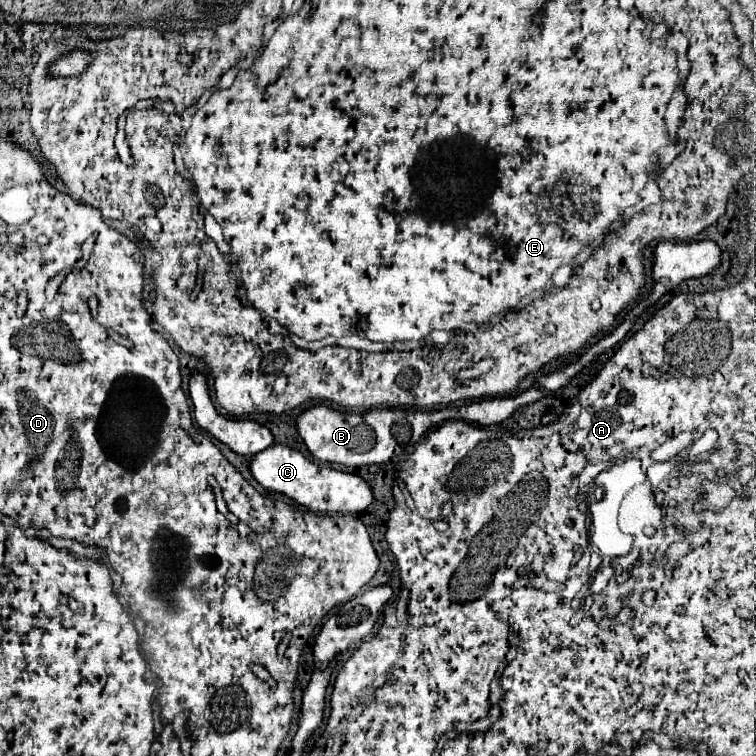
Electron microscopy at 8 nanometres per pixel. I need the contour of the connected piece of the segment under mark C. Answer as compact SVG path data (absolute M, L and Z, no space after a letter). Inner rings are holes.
M271 445L265 451L253 455L249 461L249 469L257 483L267 491L283 493L299 505L305 505L307 509L317 513L357 515L365 511L373 501L369 485L359 475L337 471L331 467L319 467L317 463L303 457L299 451L289 449L285 445Z

